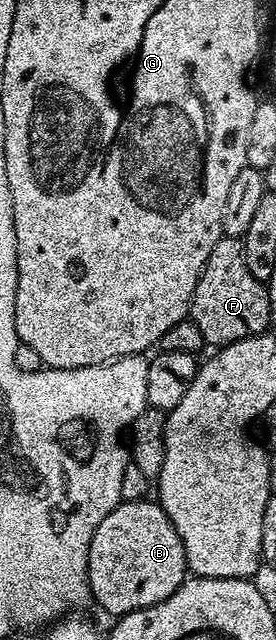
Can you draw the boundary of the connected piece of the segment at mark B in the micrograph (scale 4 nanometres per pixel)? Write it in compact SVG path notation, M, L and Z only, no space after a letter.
M147 498L120 502L113 511L106 513L102 525L94 529L94 541L90 541L88 588L92 590L94 603L102 610L109 611L112 617L158 605L158 601L166 601L166 597L177 591L189 574L182 537L178 537L170 517L166 517L159 502L148 502Z

